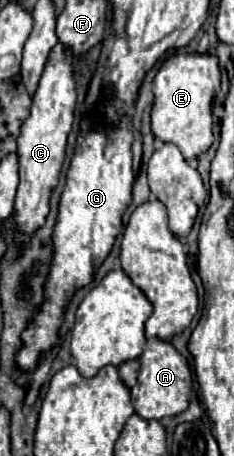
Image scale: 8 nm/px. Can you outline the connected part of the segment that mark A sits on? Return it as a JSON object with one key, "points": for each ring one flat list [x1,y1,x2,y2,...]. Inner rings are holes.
{"points":[[150,338,146,350,140,356,138,384,132,388,132,402,136,414,140,414,146,420,176,416,188,408,190,390,192,390,192,372,188,360,170,342]]}

